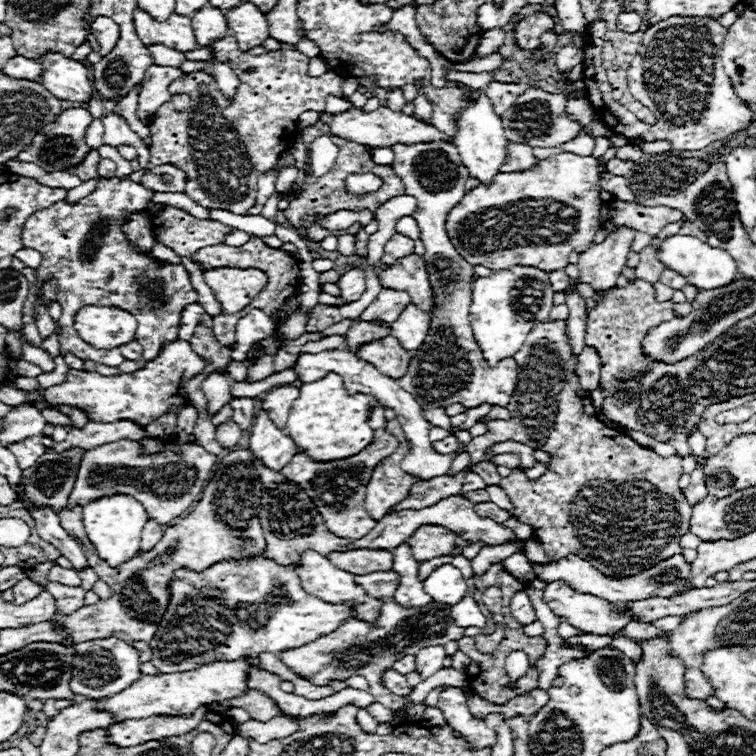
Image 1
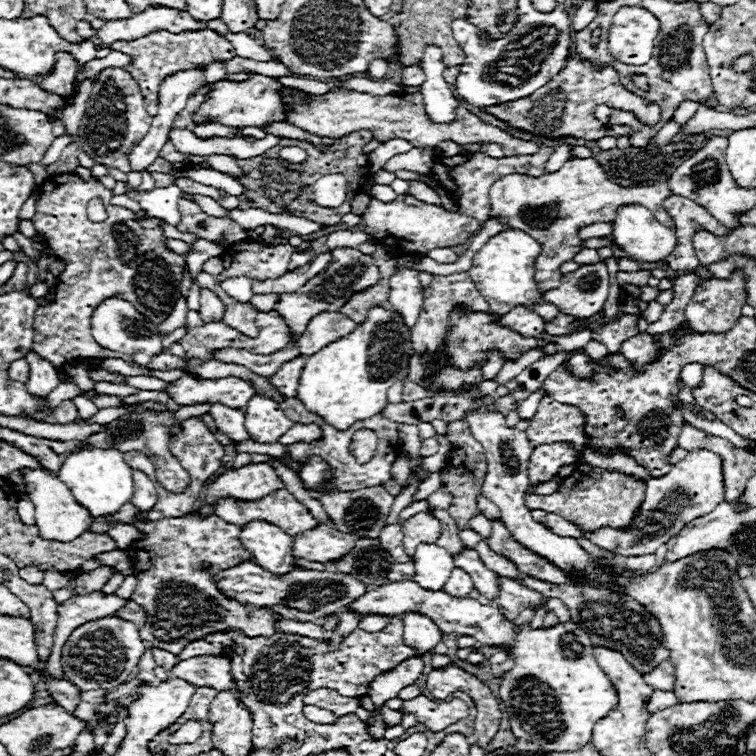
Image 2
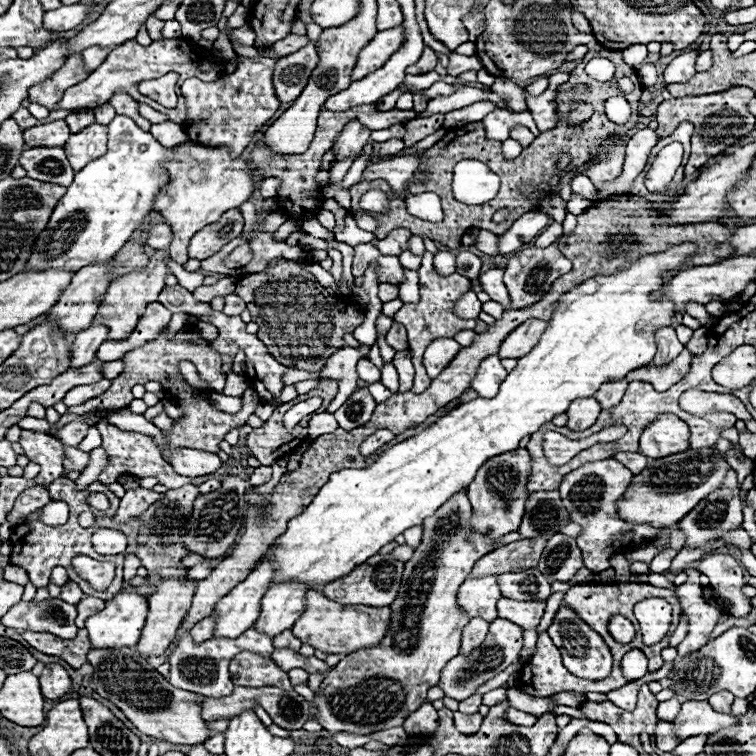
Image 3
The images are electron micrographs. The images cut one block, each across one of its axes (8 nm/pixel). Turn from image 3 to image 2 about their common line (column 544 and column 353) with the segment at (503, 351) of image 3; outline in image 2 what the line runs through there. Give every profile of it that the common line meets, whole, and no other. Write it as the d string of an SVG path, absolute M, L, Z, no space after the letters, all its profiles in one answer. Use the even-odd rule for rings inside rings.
M322 312L308 322L308 326L302 332L302 336L298 338L296 346L302 350L304 356L310 356L310 354L318 352L322 346L326 346L328 342L332 342L336 338L344 338L356 326L358 324L354 320L346 318L340 312Z

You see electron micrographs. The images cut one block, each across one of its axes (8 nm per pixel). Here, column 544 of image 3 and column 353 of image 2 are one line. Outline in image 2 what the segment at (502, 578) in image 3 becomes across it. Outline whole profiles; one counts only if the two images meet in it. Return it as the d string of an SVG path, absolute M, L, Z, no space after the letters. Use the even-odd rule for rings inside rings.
M250 562L222 570L212 578L218 590L222 590L222 594L226 594L228 598L242 604L274 610L274 614L298 622L314 622L316 618L334 614L336 610L348 606L350 602L354 602L354 598L362 596L368 590L368 586L358 582L352 574L318 572L318 570L292 570L290 574L272 574L262 566Z

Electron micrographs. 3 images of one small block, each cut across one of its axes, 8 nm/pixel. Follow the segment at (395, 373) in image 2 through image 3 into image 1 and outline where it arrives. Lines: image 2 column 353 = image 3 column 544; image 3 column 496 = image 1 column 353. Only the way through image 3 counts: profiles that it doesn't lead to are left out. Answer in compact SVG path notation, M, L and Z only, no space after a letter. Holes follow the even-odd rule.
M330 372L316 382L308 382L300 386L300 398L294 400L286 432L300 450L306 450L314 460L330 462L338 458L348 458L364 450L372 442L372 428L368 426L368 418L372 408L378 406L378 398L372 394L348 394L344 388L342 376Z

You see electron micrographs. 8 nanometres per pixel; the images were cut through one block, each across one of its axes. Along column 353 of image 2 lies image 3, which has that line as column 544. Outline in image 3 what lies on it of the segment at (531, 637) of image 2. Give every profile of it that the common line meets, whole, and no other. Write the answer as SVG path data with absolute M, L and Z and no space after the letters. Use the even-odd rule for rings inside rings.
M500 598L498 600L498 618L510 620L514 624L518 624L520 628L528 630L538 626L542 614L544 614L546 604L542 602L518 602L518 600L510 600L510 598Z

